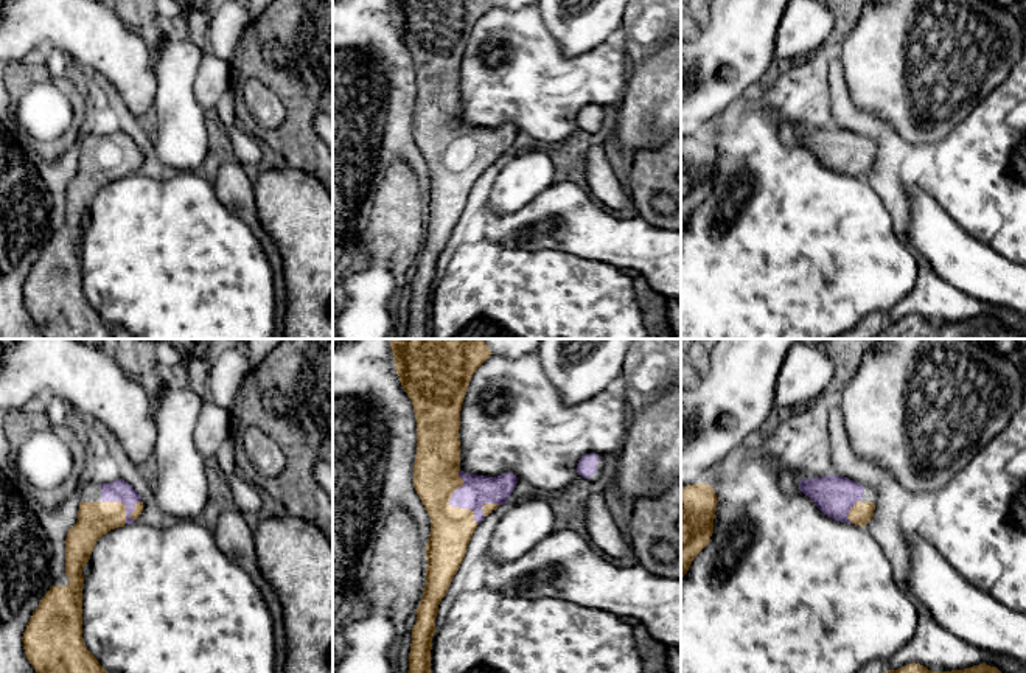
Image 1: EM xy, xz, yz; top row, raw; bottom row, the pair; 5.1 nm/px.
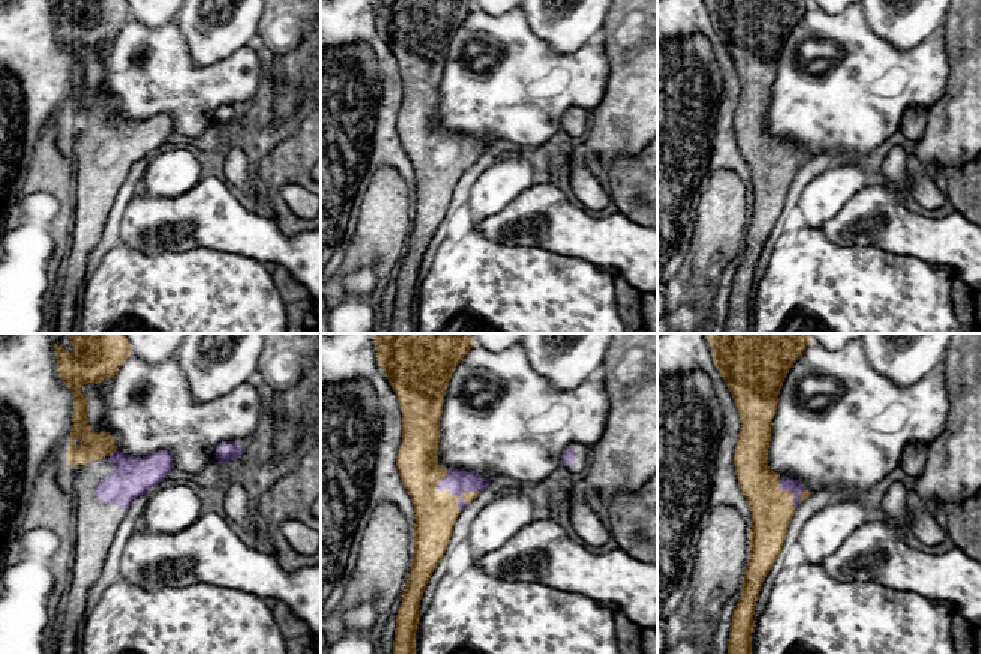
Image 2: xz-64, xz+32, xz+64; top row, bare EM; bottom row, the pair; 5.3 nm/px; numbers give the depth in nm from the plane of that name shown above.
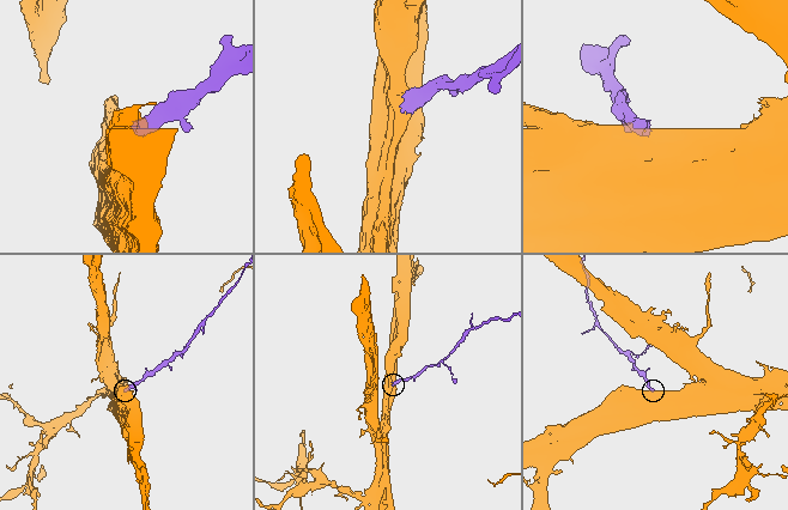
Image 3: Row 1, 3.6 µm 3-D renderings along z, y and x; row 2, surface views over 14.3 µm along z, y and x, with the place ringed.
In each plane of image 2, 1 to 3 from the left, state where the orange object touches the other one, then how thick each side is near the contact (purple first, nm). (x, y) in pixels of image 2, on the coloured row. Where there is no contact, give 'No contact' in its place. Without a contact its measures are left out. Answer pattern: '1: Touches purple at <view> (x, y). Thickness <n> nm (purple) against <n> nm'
1: Touches purple at xz-64 (113, 452). Thickness 220 nm (purple) against 150 nm
2: Touches purple at xz+32 (444, 489). Thickness 140 nm (purple) against 220 nm
3: Touches purple at xz+64 (788, 491). Thickness 70 nm (purple) against 220 nm

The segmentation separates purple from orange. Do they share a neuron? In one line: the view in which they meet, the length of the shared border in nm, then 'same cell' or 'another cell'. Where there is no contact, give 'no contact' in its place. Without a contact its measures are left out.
meets purple in xz; contact 300 nm long; same cell

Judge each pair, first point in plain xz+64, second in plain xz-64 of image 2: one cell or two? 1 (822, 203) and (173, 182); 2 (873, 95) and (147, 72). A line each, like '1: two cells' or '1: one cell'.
1: one cell
2: one cell

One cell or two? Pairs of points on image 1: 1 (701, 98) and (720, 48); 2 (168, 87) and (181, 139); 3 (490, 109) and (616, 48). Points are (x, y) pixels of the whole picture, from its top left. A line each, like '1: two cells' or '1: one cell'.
1: one cell
2: one cell
3: one cell

